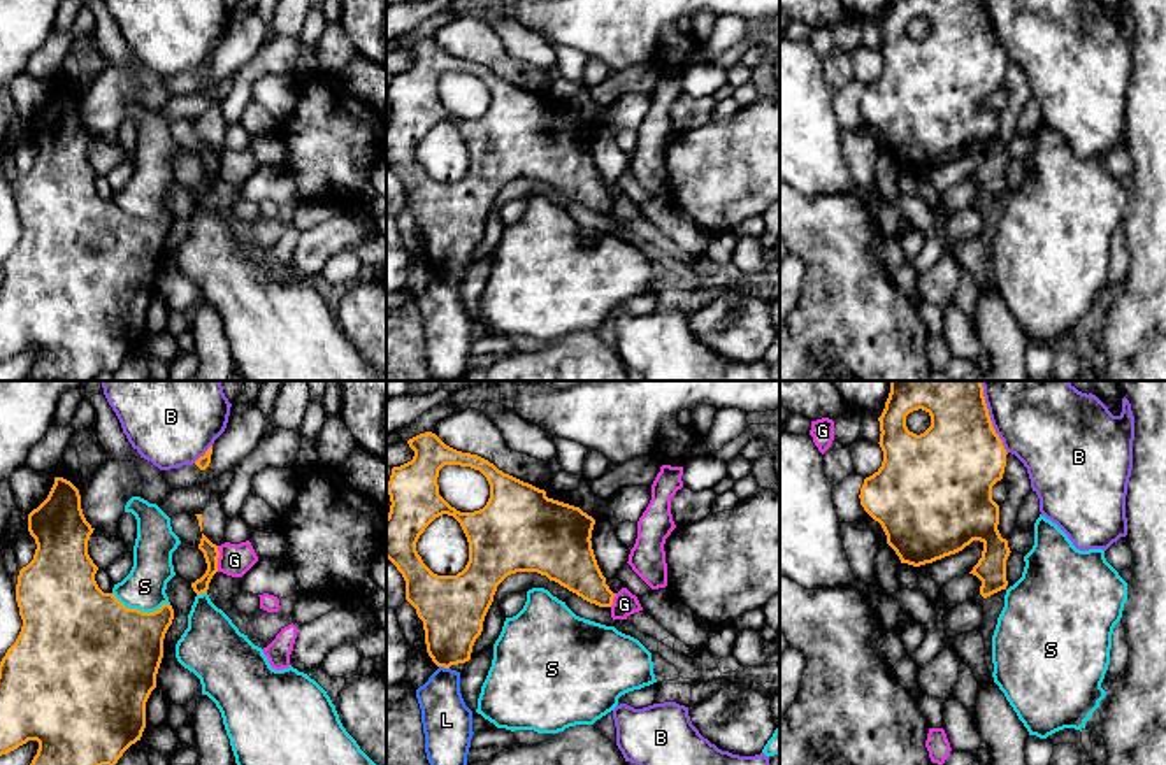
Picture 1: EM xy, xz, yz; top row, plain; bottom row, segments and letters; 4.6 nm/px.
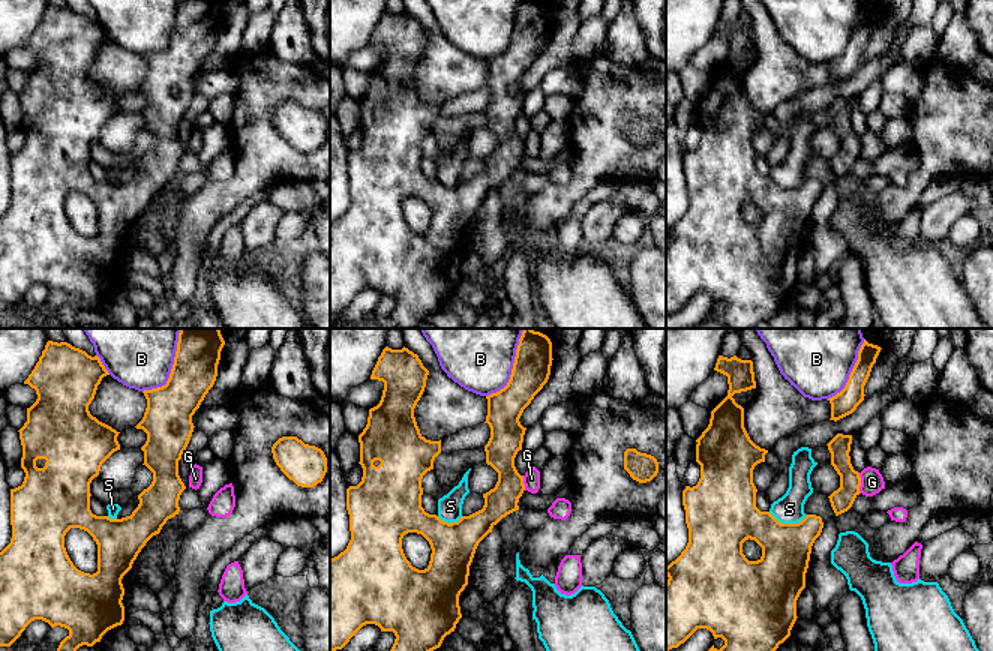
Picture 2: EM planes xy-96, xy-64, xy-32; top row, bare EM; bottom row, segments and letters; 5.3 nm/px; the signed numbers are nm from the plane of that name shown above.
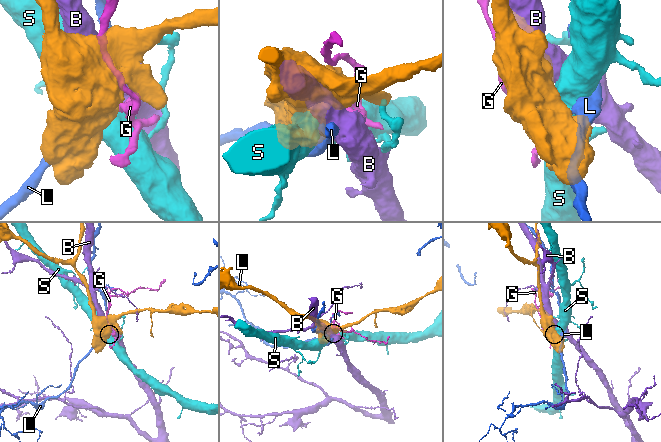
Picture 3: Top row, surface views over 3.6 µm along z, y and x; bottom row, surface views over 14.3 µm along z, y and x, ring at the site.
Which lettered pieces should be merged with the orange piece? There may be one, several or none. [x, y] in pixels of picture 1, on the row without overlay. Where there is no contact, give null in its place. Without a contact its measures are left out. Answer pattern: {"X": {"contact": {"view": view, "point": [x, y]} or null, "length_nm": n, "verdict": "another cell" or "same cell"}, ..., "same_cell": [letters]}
{"B": {"contact": {"view": "yz", "point": [991, 30]}, "length_nm": 300, "verdict": "another cell"}, "G": {"contact": {"view": "xy", "point": [218, 164]}, "length_nm": 120, "verdict": "another cell"}, "L": {"contact": {"view": "xz", "point": [445, 274]}, "length_nm": 50, "verdict": "another cell"}, "S": {"contact": {"view": "xy", "point": [141, 218]}, "length_nm": 280, "verdict": "another cell"}, "same_cell": []}

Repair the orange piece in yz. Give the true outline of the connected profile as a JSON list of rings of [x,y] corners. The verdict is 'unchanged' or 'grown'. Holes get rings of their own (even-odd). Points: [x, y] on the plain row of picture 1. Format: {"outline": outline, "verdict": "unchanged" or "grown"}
{"outline": [[[889,0],[878,28],[883,68],[864,86],[859,105],[882,132],[901,170],[932,170],[980,147],[982,165],[969,179],[982,188],[980,202],[987,205],[1006,197],[1011,158],[997,137],[999,112],[992,107],[992,93],[1003,86],[1008,60],[992,33],[983,0]],[[918,16],[931,23],[931,33],[920,42],[906,33],[906,23]]], "verdict": "unchanged"}

